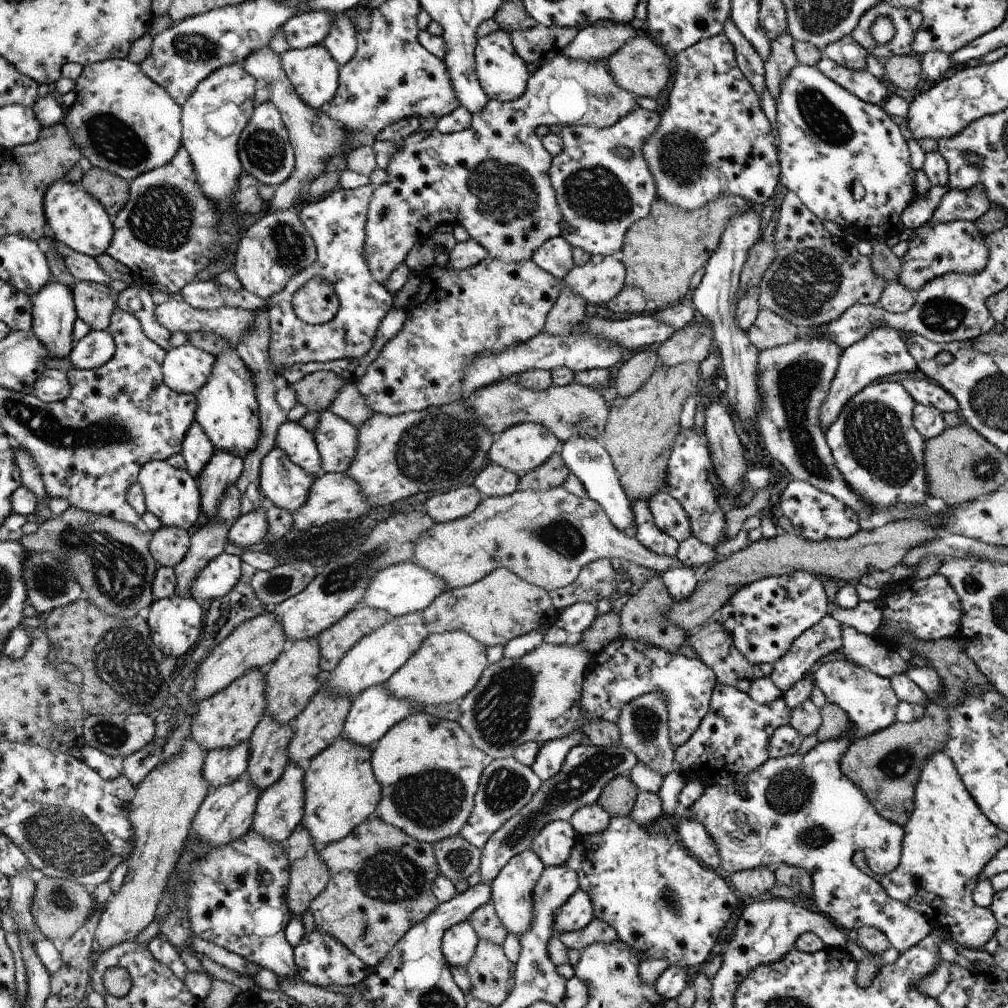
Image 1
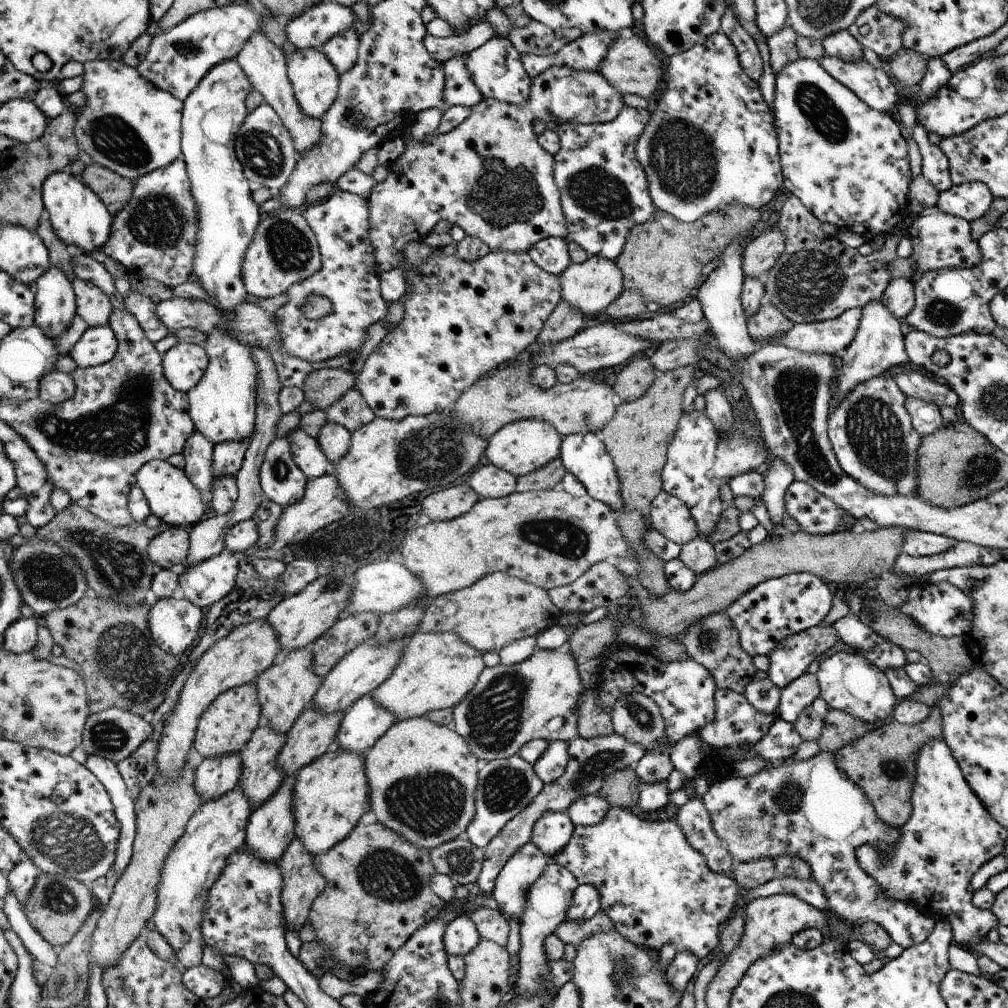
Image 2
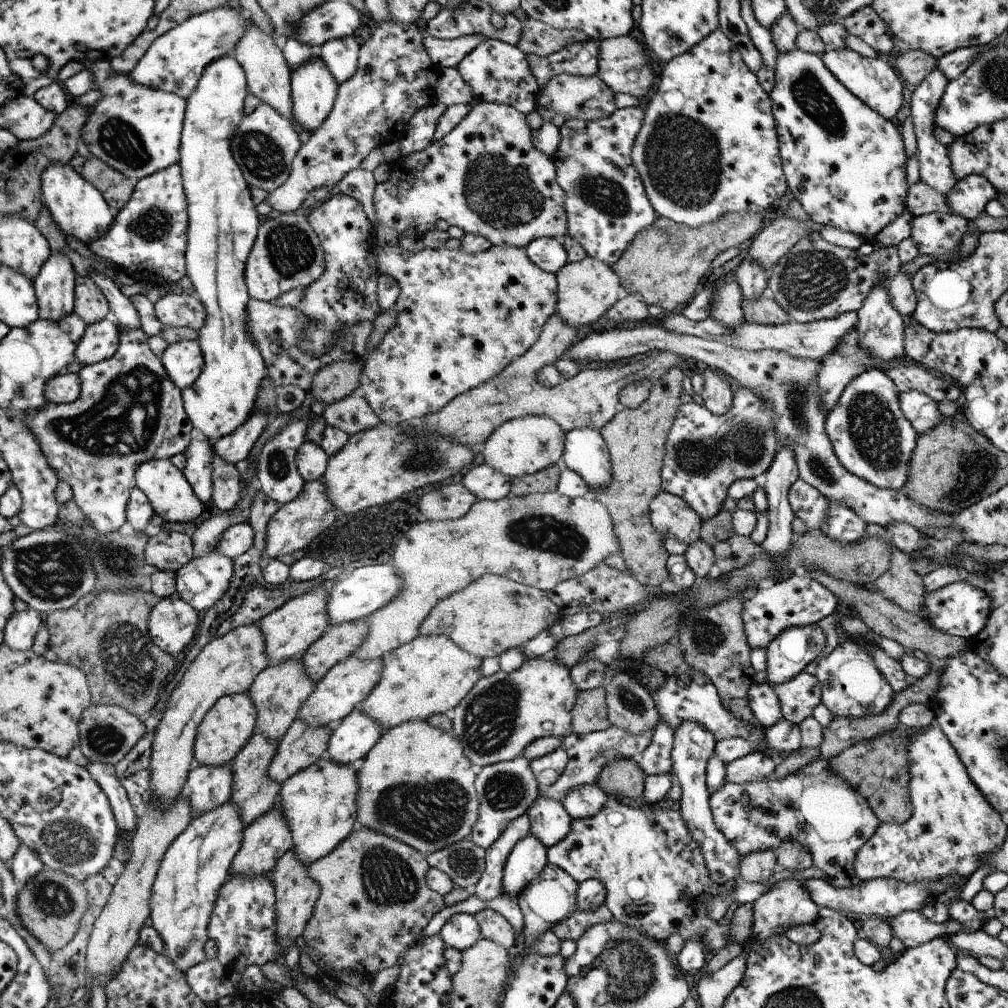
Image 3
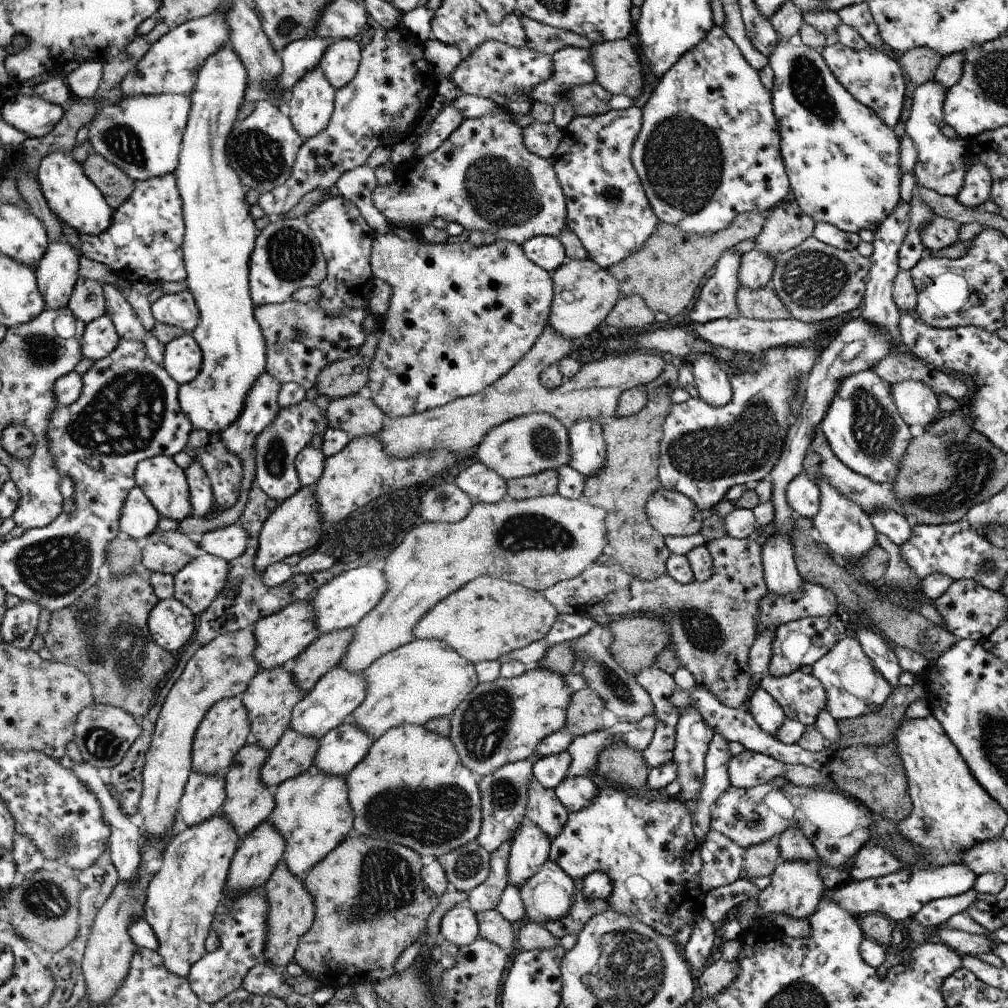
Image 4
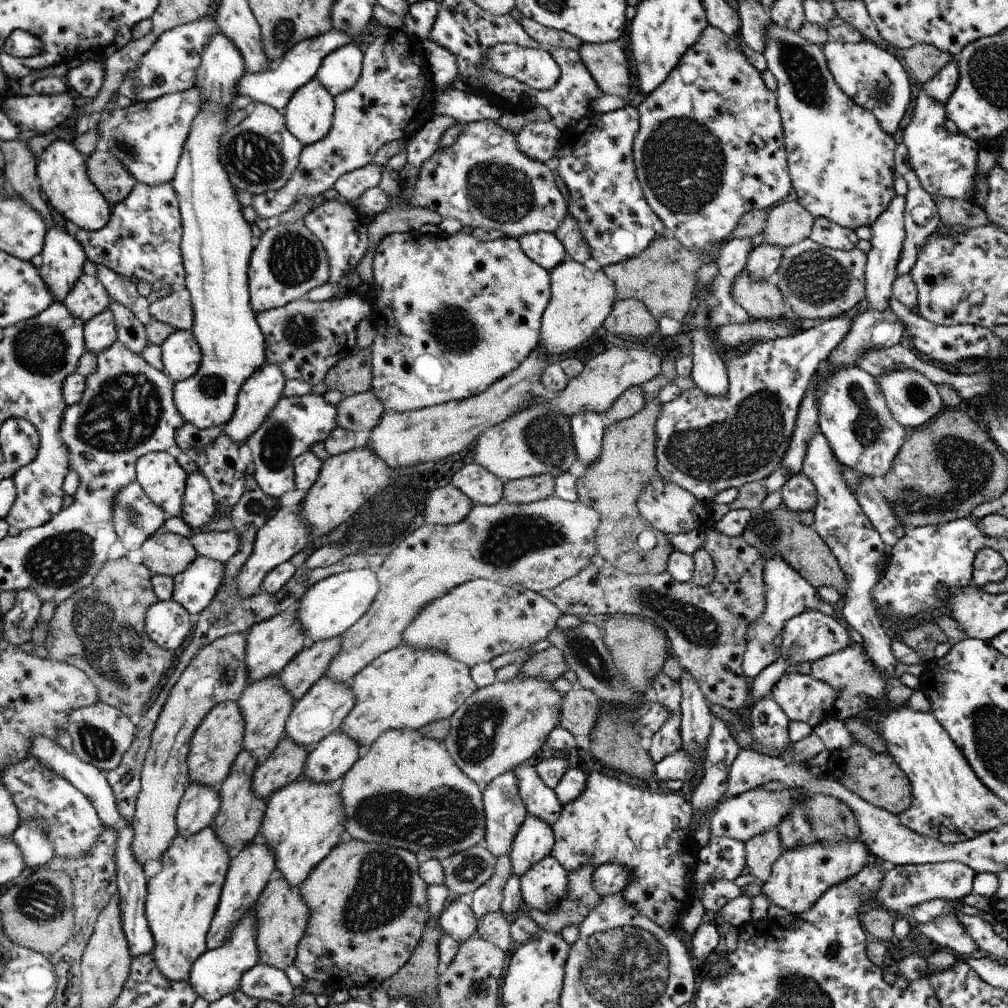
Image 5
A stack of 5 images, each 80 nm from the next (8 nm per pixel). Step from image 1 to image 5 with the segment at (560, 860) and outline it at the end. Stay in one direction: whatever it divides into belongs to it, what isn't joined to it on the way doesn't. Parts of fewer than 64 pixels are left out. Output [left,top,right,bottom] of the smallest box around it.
[514,763,563,826]

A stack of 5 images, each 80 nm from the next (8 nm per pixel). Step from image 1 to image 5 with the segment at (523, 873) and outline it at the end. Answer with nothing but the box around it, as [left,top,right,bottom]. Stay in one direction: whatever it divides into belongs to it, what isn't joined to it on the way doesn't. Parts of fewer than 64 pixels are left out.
[508,814,555,876]

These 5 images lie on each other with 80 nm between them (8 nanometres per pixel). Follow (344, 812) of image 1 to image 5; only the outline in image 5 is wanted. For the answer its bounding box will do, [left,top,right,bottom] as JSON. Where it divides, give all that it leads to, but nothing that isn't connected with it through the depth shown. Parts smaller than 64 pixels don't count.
[256,778,346,888]

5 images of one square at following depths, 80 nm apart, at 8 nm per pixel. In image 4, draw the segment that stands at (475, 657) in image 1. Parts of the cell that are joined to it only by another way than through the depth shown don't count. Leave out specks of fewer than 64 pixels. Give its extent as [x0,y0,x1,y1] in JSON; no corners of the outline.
[351,639,477,739]

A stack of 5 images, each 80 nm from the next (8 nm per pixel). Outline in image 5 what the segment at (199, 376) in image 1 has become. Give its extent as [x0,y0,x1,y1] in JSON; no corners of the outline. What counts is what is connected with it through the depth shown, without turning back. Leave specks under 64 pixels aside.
[160,330,201,382]

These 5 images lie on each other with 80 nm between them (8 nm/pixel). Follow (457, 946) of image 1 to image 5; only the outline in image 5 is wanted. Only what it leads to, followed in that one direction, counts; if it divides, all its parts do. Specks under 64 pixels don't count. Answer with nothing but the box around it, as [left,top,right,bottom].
[439,898,477,944]

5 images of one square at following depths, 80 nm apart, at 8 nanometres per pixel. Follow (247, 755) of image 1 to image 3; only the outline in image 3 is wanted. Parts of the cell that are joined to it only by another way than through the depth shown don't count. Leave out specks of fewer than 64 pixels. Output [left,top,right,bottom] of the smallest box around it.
[184,764,234,816]

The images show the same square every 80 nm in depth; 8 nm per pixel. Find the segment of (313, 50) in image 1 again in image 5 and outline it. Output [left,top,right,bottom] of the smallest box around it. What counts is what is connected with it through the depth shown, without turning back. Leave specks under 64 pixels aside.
[285,78,336,146]

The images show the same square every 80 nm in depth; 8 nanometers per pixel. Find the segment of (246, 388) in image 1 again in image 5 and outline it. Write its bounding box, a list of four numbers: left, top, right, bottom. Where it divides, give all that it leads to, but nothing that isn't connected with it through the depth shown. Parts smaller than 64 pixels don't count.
[172,30,266,430]

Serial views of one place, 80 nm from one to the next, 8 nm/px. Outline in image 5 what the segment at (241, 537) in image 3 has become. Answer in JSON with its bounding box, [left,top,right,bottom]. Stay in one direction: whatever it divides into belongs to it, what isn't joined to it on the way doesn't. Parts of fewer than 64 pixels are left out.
[190,529,240,564]

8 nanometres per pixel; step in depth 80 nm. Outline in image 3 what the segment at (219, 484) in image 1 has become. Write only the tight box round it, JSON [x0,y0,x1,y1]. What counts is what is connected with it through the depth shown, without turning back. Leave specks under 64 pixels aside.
[213,408,268,467]

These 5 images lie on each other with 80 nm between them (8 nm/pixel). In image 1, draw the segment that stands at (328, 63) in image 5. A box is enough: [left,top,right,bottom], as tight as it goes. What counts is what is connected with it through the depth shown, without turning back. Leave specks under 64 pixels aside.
[322,13,356,66]

